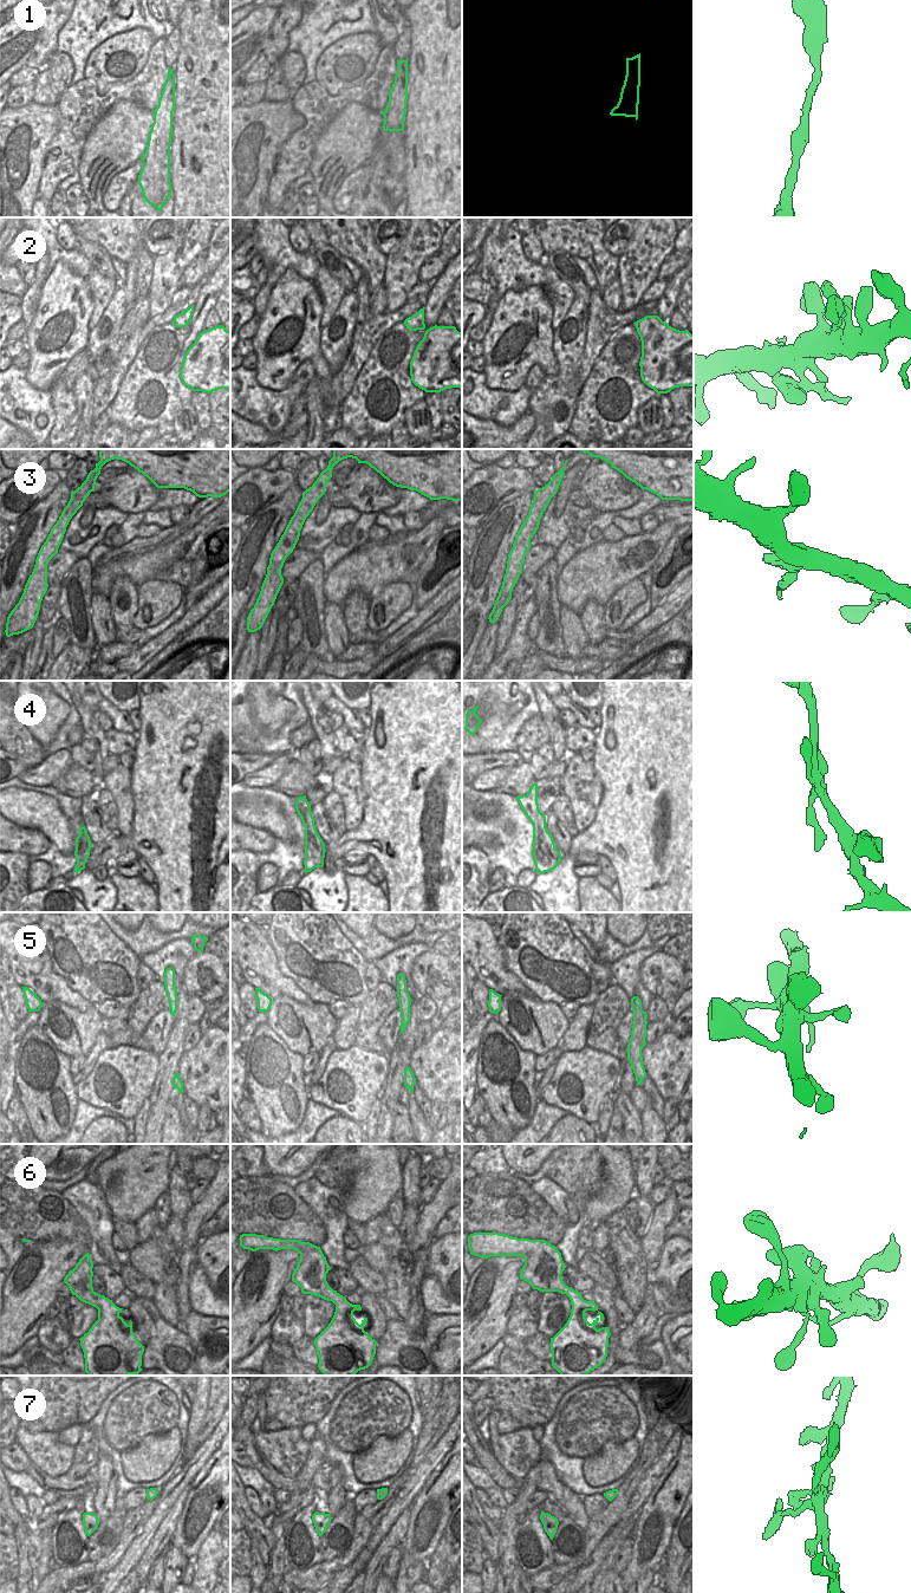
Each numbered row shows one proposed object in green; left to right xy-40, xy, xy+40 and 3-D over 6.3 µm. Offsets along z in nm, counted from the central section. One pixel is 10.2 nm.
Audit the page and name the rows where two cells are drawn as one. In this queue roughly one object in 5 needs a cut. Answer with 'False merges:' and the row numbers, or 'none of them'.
False merges: none of them

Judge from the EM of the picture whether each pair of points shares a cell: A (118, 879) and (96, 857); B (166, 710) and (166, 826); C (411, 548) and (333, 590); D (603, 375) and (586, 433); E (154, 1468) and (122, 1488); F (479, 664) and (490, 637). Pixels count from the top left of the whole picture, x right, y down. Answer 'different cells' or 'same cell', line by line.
A: different cells
B: same cell
C: same cell
D: same cell
E: different cells
F: same cell

